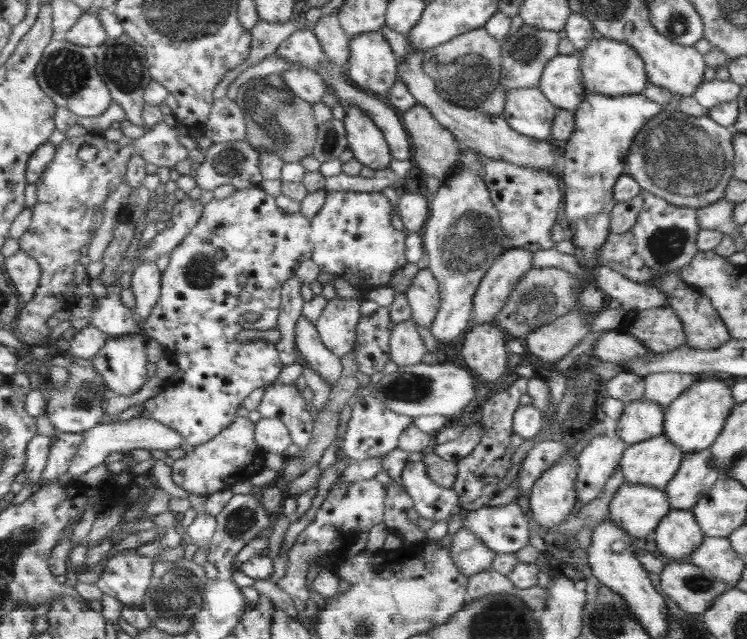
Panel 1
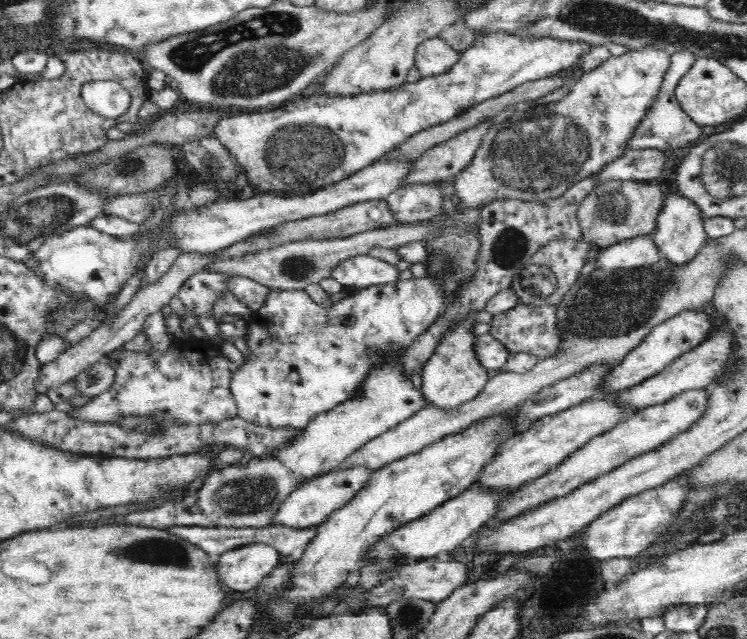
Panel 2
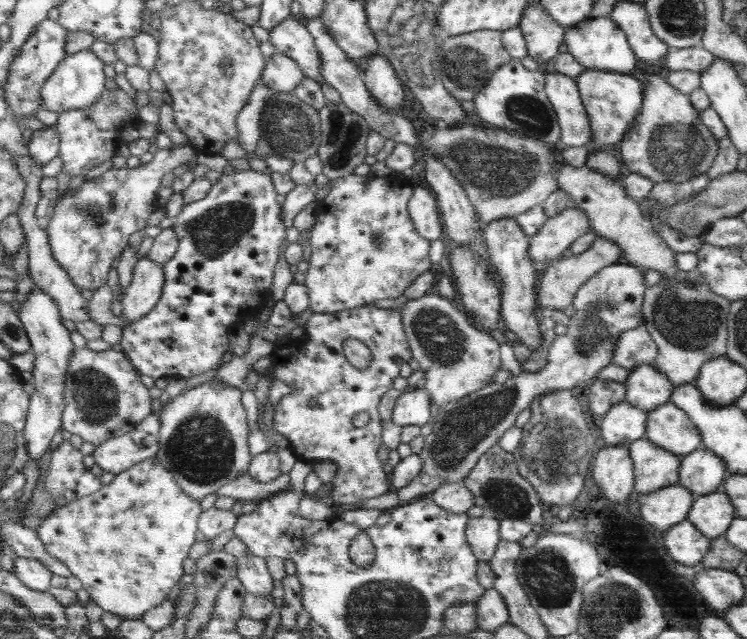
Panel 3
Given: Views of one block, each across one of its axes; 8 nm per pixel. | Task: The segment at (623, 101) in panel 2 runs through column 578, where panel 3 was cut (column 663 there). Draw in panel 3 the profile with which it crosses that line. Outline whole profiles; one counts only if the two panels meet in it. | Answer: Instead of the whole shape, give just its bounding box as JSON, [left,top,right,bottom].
[619,73,717,183]

